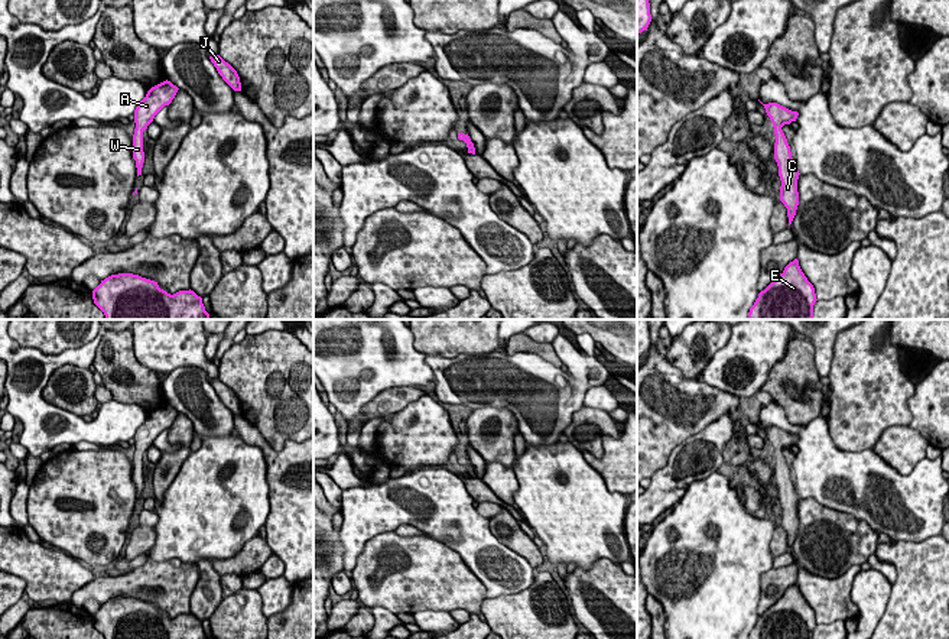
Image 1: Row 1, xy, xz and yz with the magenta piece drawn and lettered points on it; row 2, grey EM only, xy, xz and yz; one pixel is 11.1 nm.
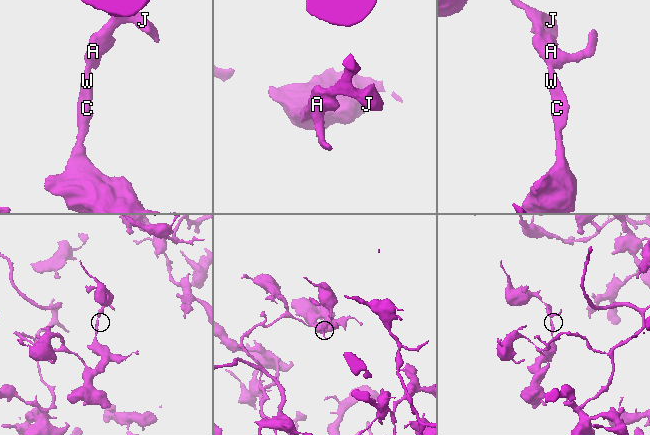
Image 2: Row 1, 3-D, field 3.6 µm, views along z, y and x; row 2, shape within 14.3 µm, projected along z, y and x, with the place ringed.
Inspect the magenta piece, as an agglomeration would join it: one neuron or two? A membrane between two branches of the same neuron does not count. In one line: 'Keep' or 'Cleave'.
Keep

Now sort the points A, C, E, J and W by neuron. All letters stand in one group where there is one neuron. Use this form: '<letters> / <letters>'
A C E J W

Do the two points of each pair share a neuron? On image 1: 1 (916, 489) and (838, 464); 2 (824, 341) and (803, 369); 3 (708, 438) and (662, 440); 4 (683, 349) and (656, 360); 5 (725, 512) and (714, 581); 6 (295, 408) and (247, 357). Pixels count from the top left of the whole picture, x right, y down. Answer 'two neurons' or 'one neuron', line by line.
1: one neuron
2: two neurons
3: two neurons
4: two neurons
5: one neuron
6: one neuron

